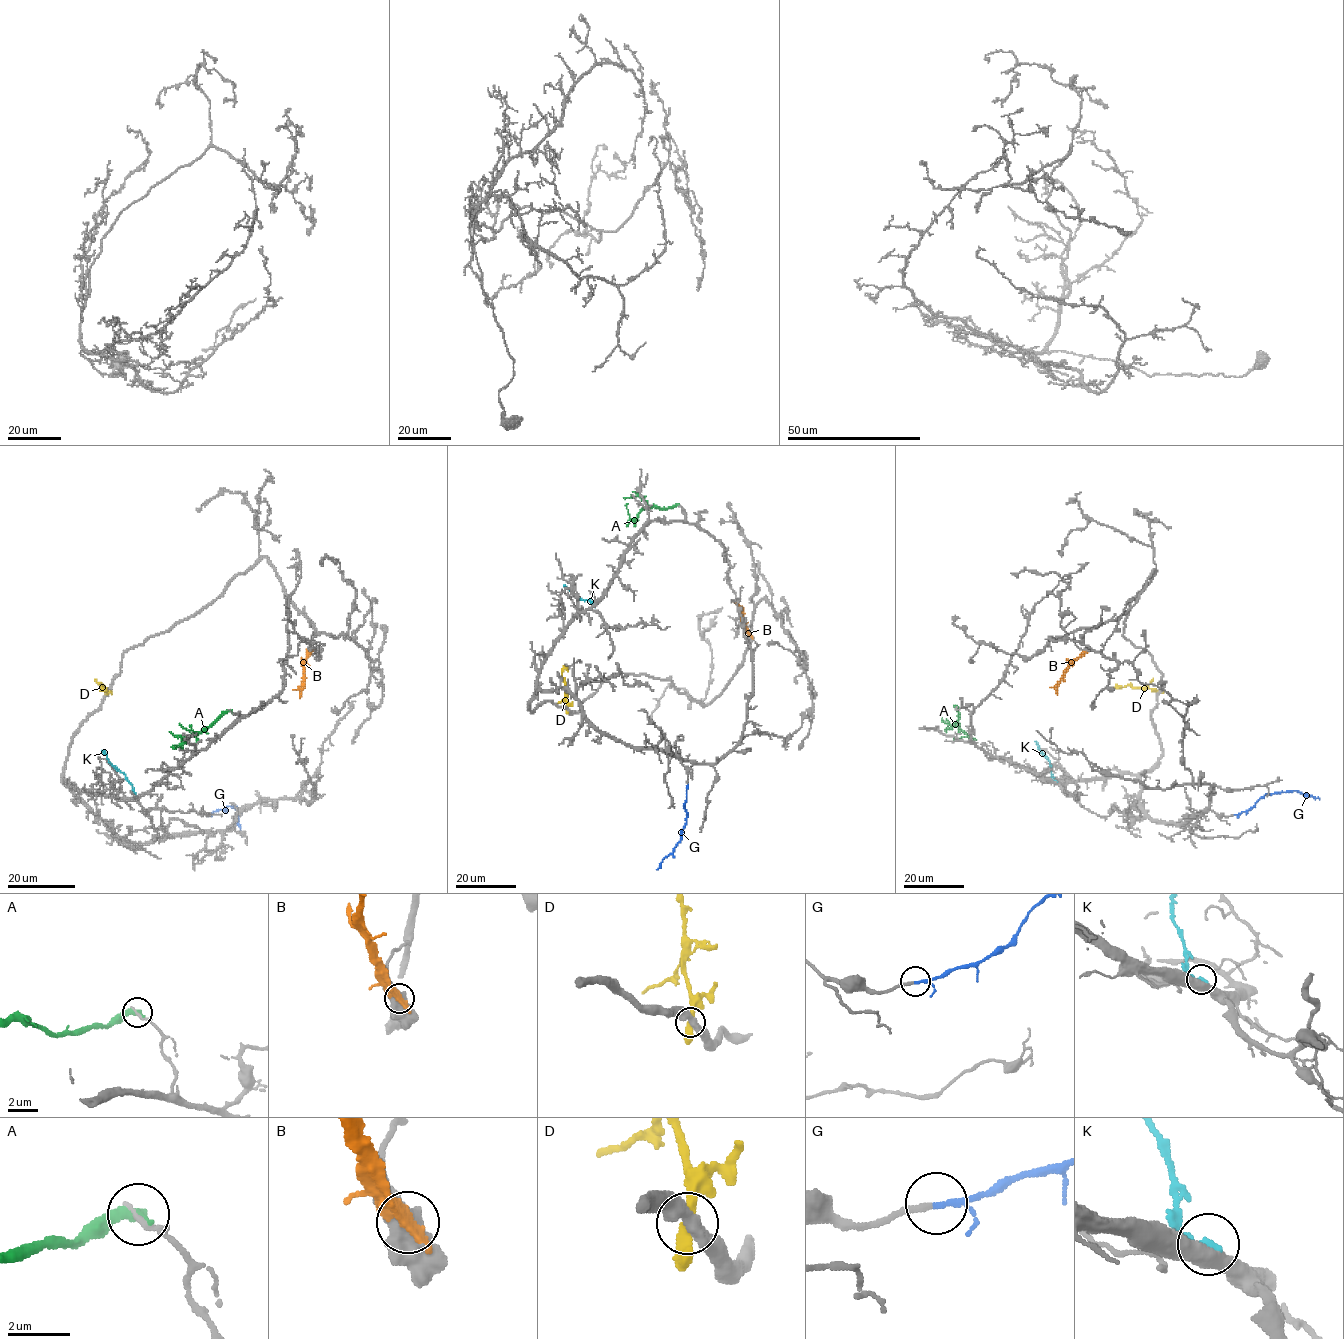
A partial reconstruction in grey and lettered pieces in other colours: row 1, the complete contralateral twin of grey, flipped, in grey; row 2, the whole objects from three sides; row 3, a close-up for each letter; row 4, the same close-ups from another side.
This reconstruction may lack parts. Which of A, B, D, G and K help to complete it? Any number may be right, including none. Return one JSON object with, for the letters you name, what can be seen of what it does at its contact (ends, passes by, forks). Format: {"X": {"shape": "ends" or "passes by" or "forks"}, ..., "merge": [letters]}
{"G": {"shape": "passes by"}, "merge": ["G"]}

